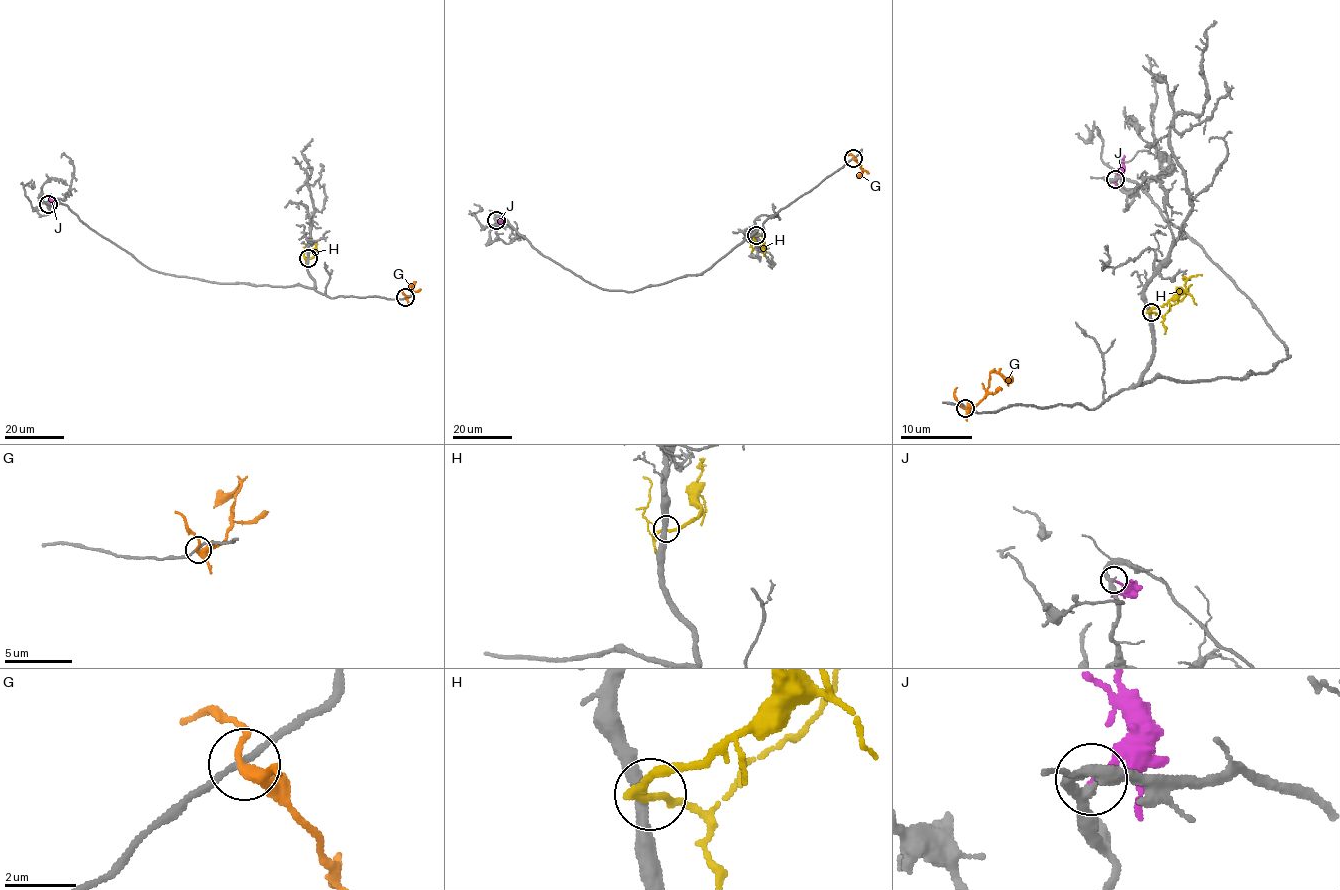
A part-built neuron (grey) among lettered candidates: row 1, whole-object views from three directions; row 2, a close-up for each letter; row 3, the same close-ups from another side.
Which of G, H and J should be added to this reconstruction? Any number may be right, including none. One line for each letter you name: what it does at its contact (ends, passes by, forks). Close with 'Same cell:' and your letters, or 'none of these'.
J: it ends
Same cell: J

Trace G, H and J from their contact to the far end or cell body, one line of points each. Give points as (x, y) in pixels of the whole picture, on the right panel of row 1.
G: (964, 407), (973, 407), (984, 397), (991, 372), (999, 373), (1008, 386)
H: (1151, 312), (1165, 303), (1190, 277), (1201, 275)
J: (1115, 180), (1124, 158)

